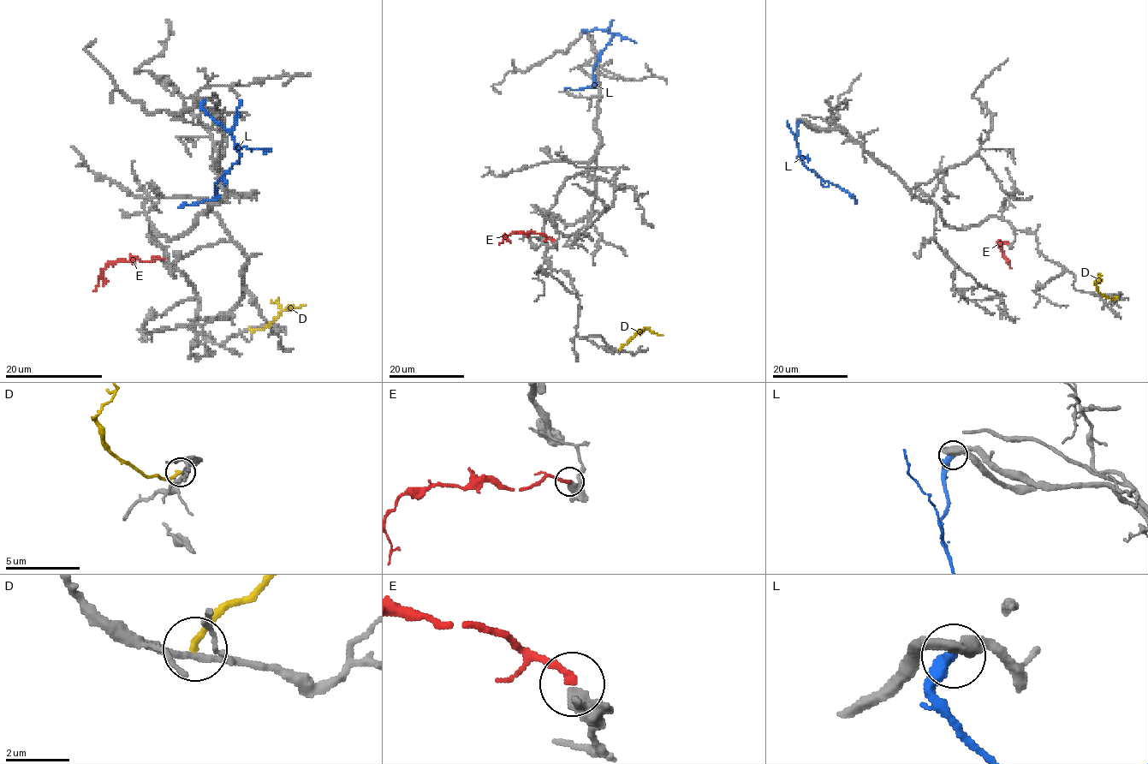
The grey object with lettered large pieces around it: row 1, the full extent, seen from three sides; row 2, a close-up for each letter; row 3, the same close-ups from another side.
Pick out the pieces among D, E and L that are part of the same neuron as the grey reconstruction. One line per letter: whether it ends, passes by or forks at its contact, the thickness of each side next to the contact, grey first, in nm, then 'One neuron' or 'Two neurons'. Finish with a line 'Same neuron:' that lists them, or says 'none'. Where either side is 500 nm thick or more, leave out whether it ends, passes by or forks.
D: It ends there. Thickness 160 nm (grey) against 200 nm. Two neurons
E: It ends there. Thickness 440 nm (grey) against 240 nm. Two neurons
L: Thickness 500 nm (grey) against 440 nm. Two neurons
Same neuron: none

